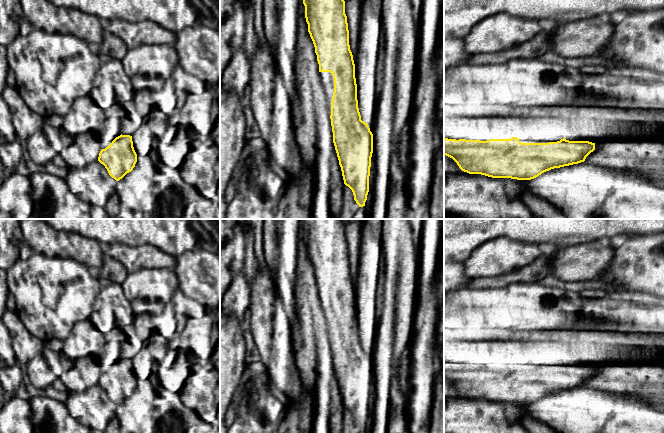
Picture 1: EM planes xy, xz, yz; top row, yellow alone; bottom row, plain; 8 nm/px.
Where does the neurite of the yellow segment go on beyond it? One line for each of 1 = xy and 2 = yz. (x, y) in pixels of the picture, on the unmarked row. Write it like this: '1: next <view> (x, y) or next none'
1: next none
2: next none

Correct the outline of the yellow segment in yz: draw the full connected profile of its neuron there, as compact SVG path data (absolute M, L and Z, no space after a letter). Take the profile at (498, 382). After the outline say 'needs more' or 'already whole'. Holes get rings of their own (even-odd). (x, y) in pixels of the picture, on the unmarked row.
M517 361L487 365L444 362L444 379L452 382L462 395L492 402L531 404L551 393L584 386L594 374L595 367L565 362L548 367L521 367Z; already whole

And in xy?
M120 359L99 377L98 385L116 405L131 396L137 386L132 360Z; already whole

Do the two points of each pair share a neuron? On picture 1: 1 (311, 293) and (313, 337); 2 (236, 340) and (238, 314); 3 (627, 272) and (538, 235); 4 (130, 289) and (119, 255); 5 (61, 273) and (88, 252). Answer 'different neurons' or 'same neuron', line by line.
1: same neuron
2: different neurons
3: different neurons
4: different neurons
5: different neurons

